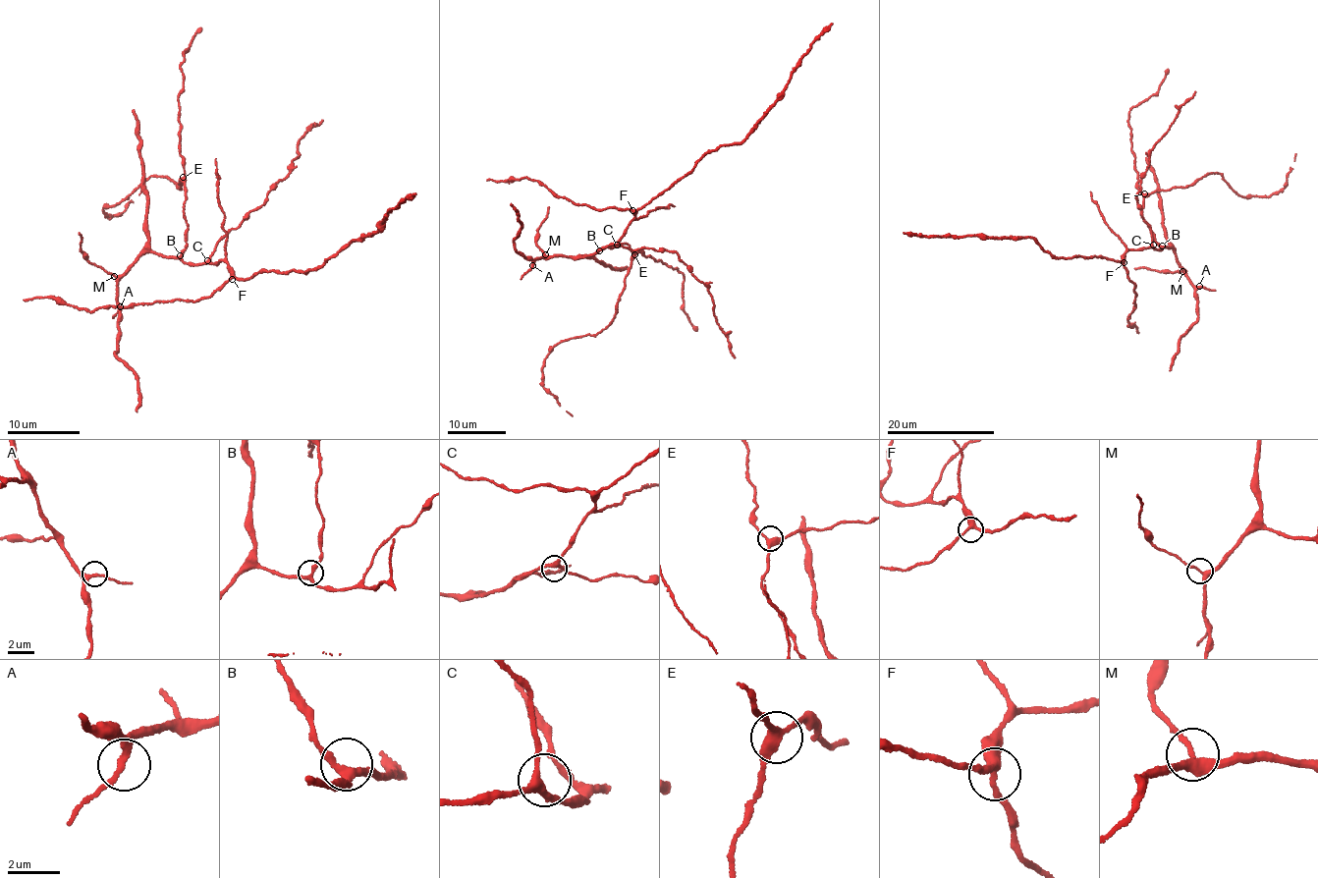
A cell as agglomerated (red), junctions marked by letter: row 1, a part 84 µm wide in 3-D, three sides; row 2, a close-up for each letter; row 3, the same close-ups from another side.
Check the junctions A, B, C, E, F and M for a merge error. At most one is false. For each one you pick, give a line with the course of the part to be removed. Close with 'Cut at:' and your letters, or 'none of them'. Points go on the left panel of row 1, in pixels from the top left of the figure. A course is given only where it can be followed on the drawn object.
Cut at: none of them

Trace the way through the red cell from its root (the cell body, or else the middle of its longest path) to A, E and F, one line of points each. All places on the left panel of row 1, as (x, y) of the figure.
A: (213, 263), (191, 265), (178, 258), (163, 257), (152, 251), (140, 254), (119, 278), (117, 293), (120, 306)
E: (213, 263), (191, 265), (182, 259), (188, 225), (183, 177)
F: (213, 263), (221, 259), (226, 263), (232, 279)

